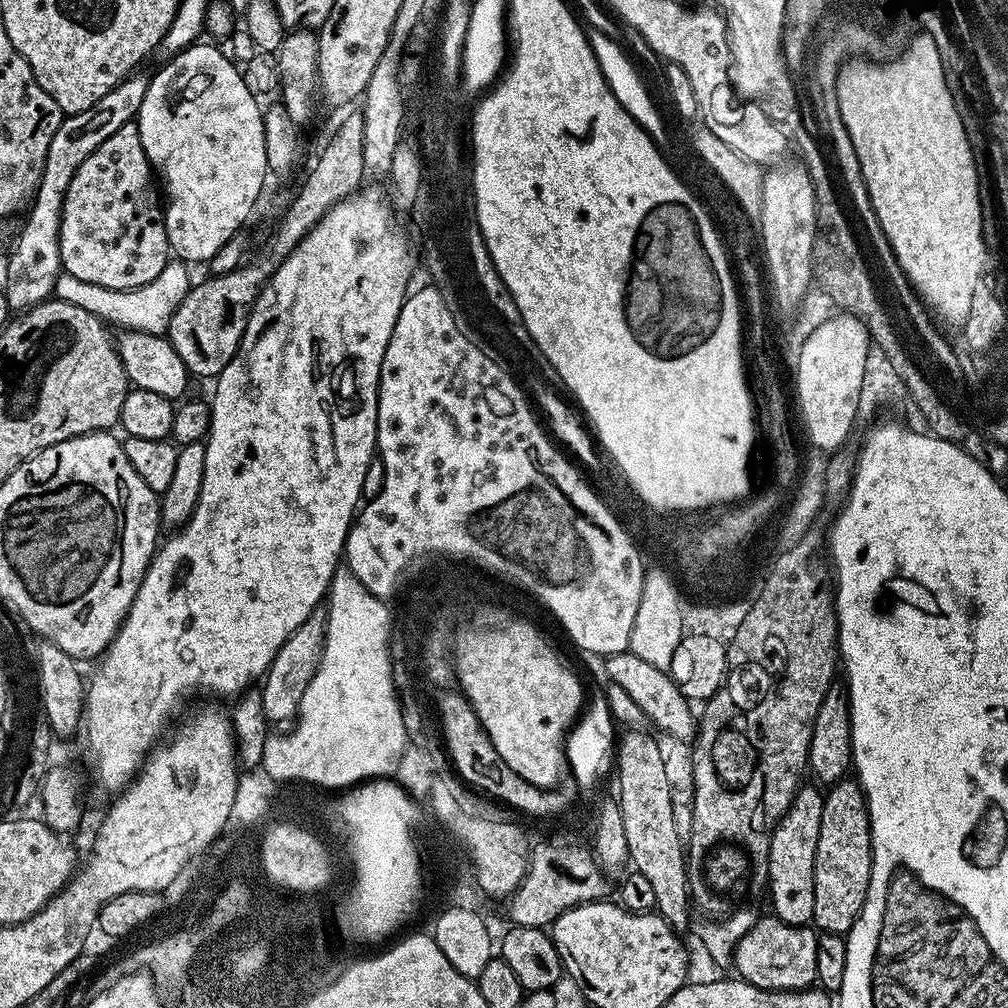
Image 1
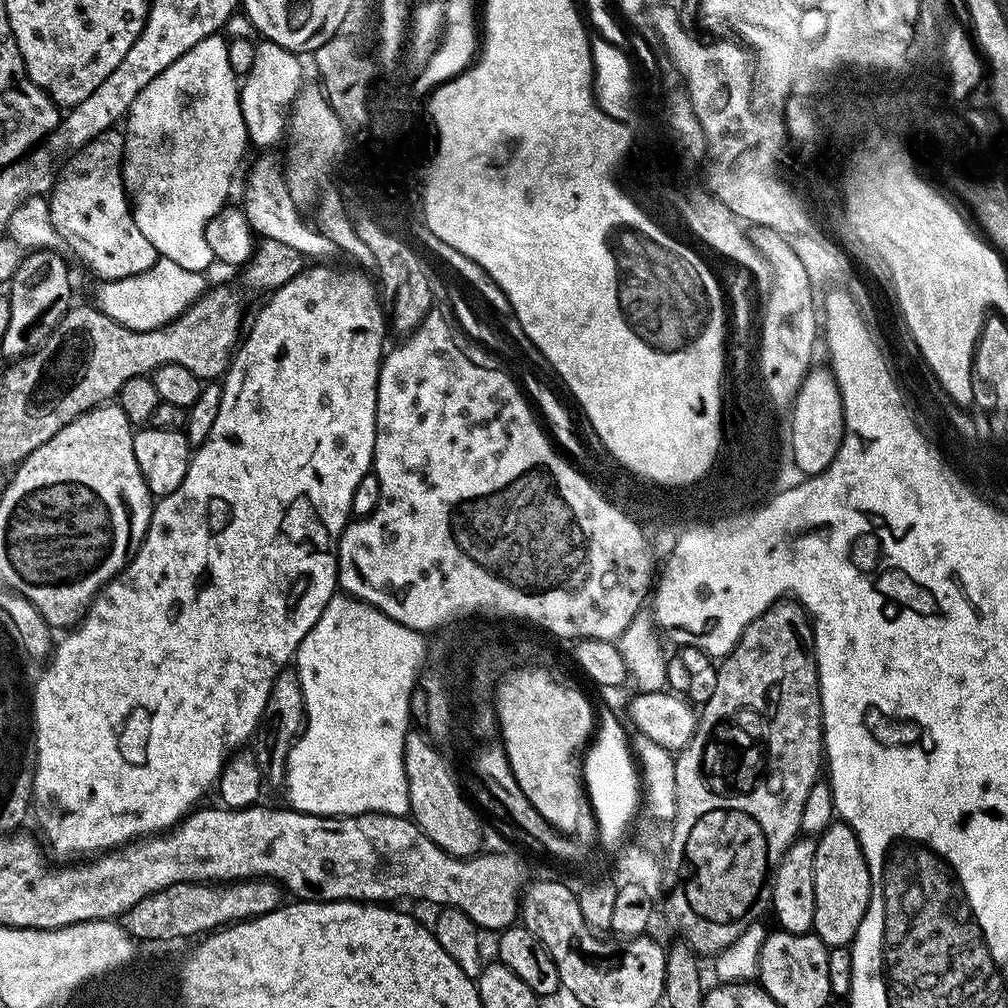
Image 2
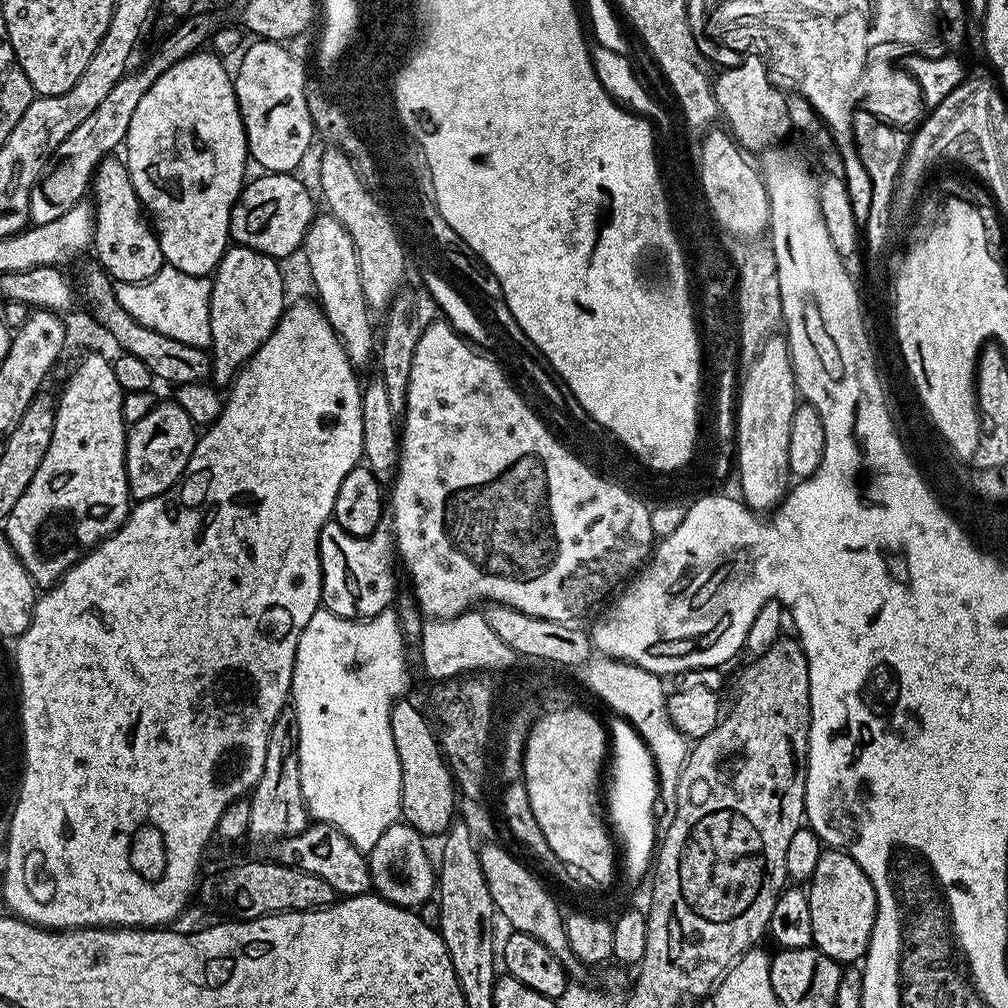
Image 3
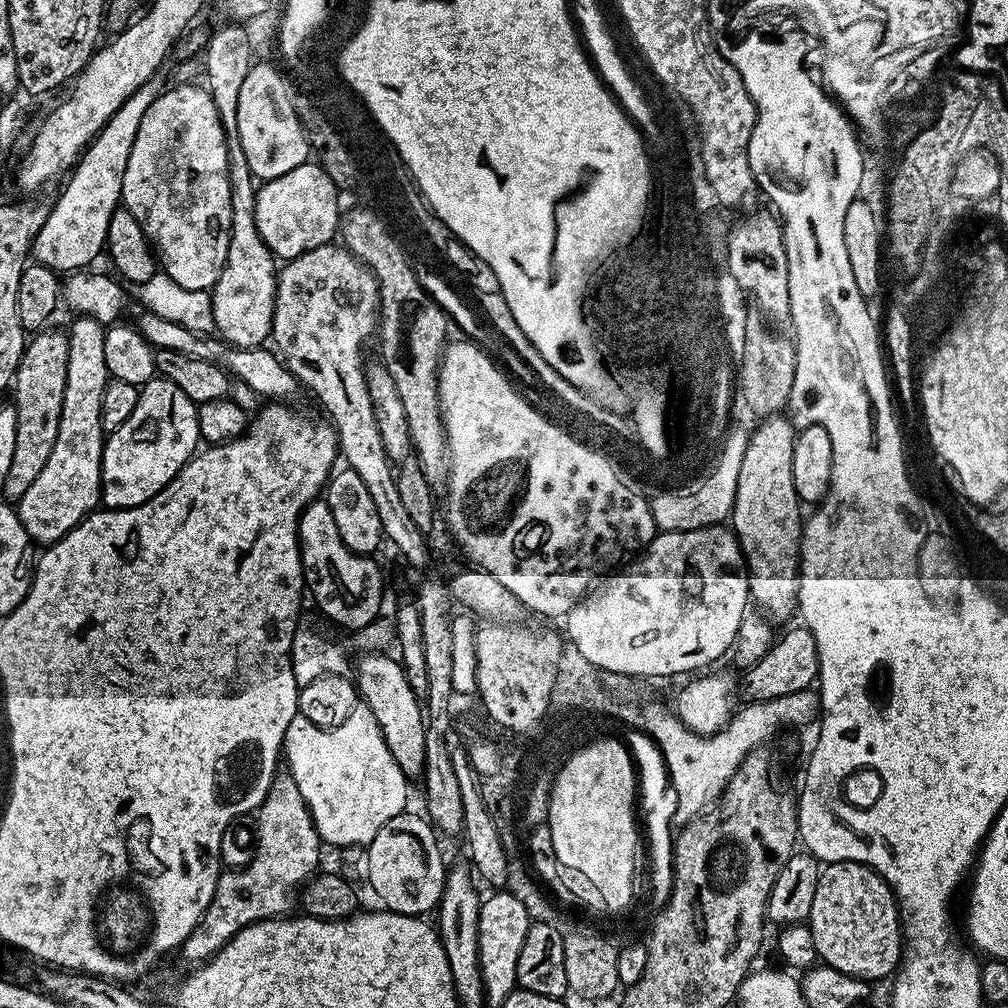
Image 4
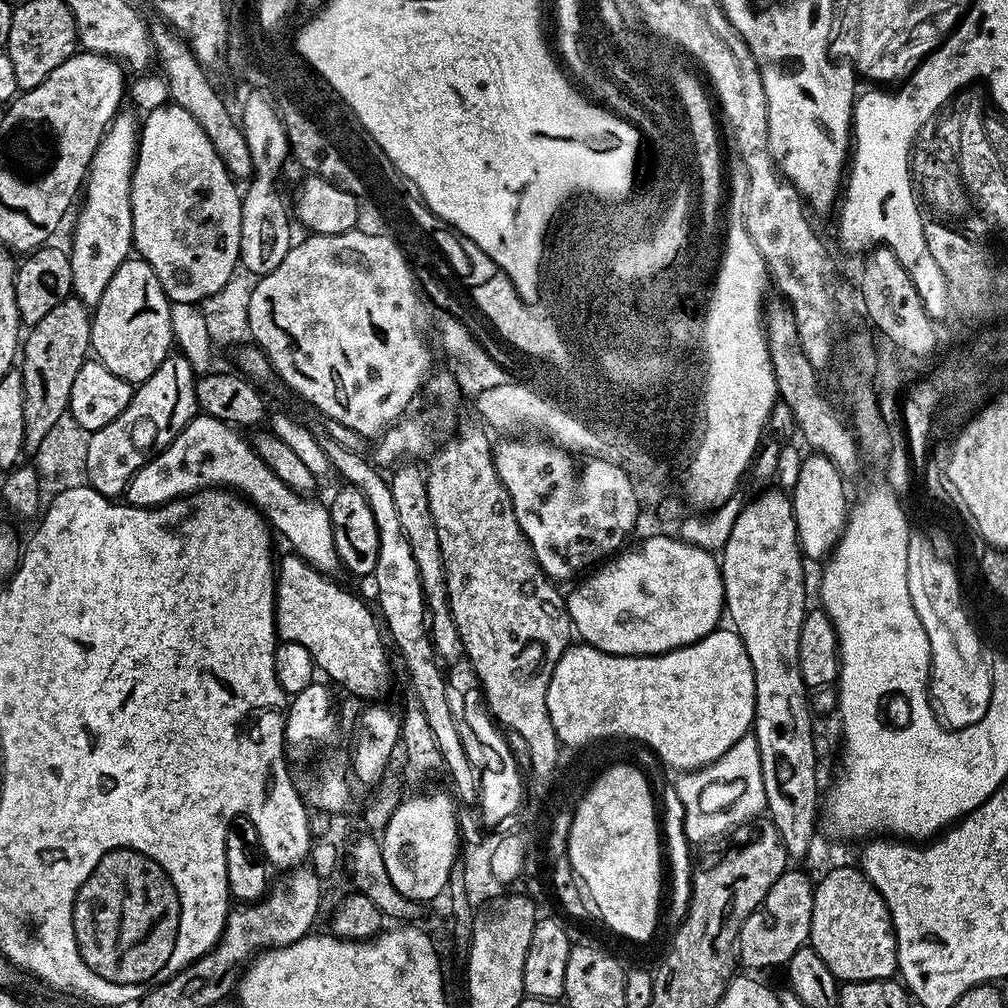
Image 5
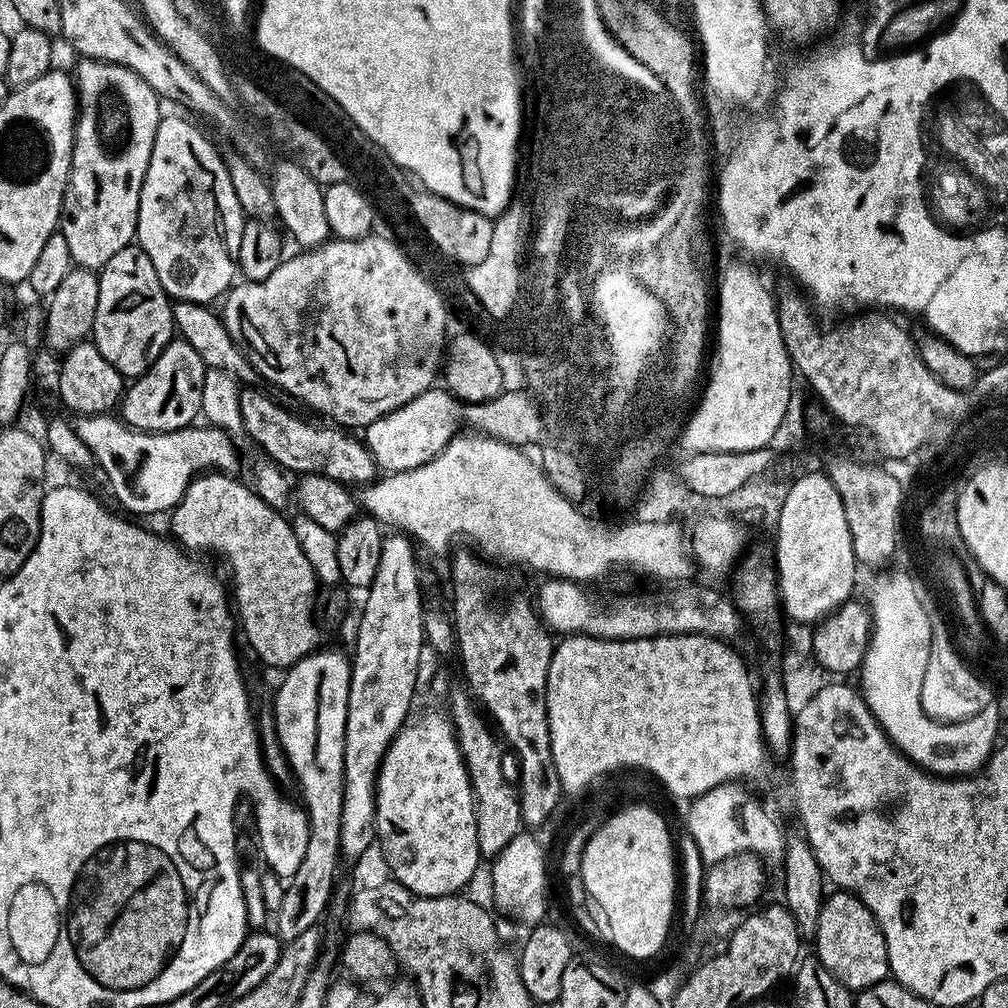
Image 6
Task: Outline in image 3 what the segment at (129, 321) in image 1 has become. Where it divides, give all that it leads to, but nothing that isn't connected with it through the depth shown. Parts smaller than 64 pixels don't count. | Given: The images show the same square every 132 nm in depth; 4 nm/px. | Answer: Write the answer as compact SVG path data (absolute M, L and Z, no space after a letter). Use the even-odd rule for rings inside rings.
M165 264L146 283L117 281L114 292L122 308L140 325L196 348L206 350L211 347L209 304L212 283L209 277L188 275Z

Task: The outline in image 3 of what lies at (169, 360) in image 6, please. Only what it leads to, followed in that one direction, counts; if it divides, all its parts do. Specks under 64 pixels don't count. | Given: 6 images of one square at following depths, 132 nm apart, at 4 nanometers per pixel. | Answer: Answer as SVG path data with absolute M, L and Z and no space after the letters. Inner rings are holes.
M157 402L146 414L146 418L139 420L137 424L131 425L127 429L126 435L126 474L128 475L128 495L133 501L139 502L149 500L158 494L162 494L170 486L174 486L176 479L184 473L184 467L190 462L192 451L198 439L197 425L193 424L190 414L182 410L174 402Z

